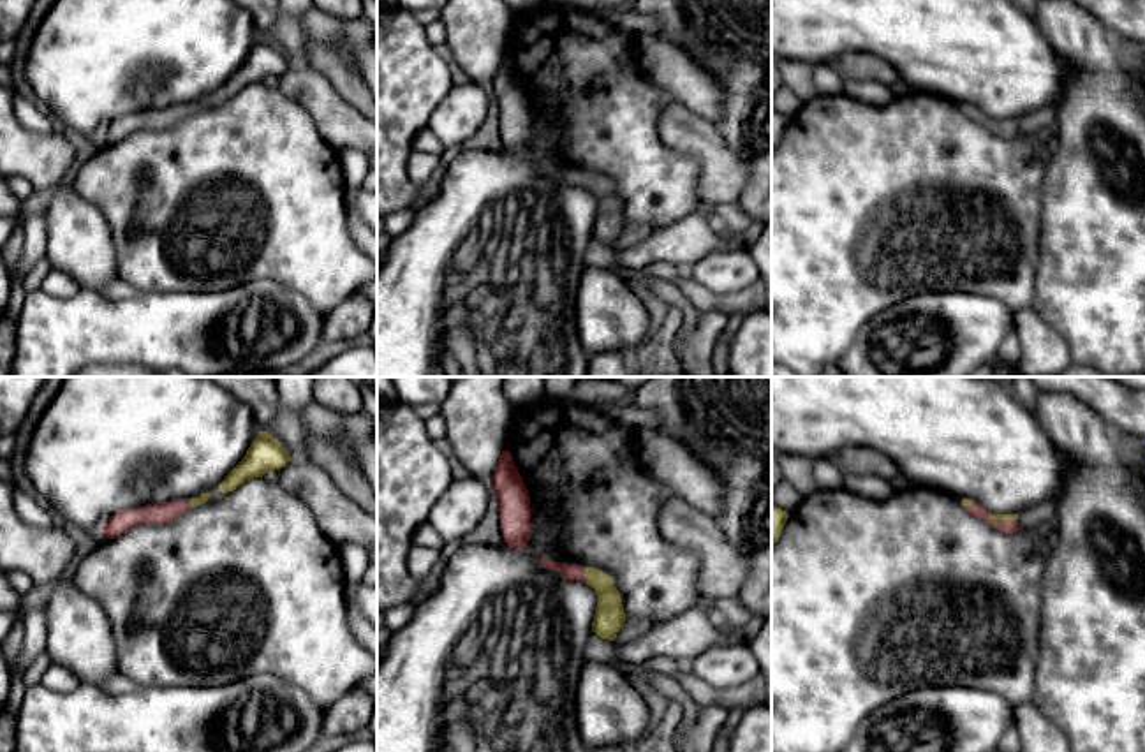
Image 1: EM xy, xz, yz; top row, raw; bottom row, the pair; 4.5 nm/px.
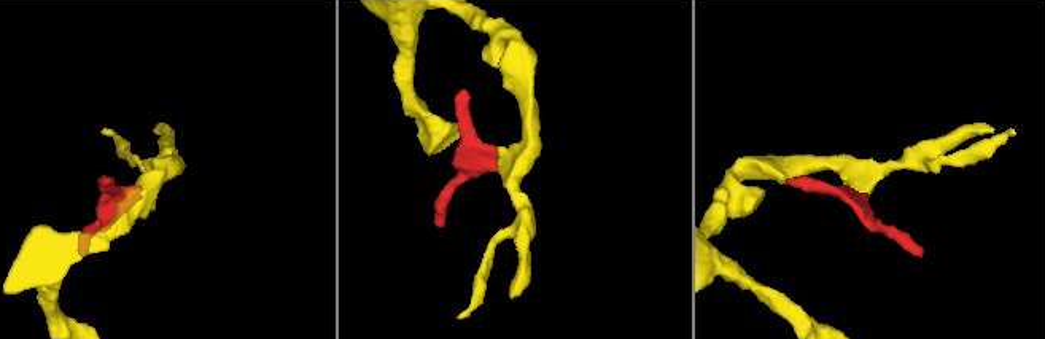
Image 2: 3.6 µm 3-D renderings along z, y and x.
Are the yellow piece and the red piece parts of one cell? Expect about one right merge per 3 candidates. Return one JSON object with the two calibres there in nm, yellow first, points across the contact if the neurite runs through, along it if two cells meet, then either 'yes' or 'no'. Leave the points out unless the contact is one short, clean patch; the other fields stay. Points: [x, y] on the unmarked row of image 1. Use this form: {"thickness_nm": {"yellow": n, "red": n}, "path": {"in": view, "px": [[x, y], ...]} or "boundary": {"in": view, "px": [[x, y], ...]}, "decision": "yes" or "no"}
{"thickness_nm": {"yellow": 140, "red": 80}, "path": {"in": "xz", "px": [[608, 226], [606, 198], [583, 180], [569, 176]]}, "decision": "yes"}

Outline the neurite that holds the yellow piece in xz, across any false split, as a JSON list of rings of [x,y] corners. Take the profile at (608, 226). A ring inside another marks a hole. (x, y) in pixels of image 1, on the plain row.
[[[548,164],[539,166],[541,173],[558,176],[564,185],[585,187],[597,199],[597,213],[592,227],[592,238],[602,245],[613,247],[625,229],[622,203],[615,192],[615,185],[594,173],[578,169],[557,169]]]

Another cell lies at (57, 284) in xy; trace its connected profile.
[[[51,268],[46,275],[46,278],[42,280],[41,289],[46,294],[51,294],[55,298],[70,298],[74,296],[81,287],[79,284],[65,275],[63,271]]]

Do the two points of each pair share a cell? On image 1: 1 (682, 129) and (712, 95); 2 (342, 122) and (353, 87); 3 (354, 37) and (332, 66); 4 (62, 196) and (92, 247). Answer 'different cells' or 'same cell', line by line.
1: different cells
2: different cells
3: same cell
4: same cell

